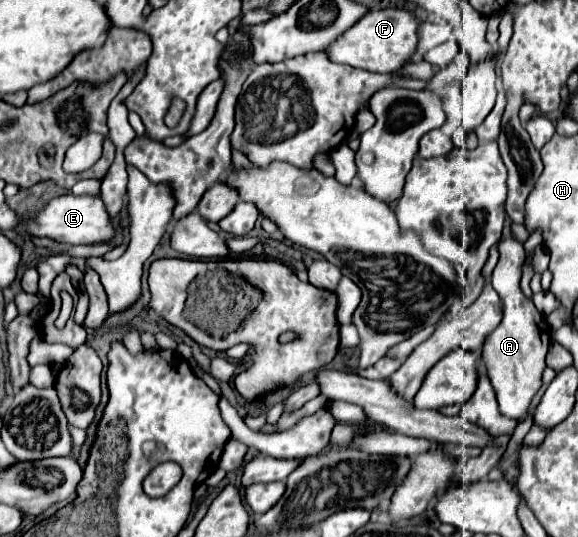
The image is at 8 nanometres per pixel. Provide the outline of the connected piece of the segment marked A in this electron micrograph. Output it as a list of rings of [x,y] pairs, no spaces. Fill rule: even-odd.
[[[507,217],[505,221],[505,231],[497,243],[499,249],[499,263],[493,271],[491,283],[495,291],[503,299],[503,321],[501,325],[487,337],[483,345],[483,365],[487,369],[487,375],[491,379],[491,385],[495,387],[497,401],[499,401],[499,411],[505,417],[511,417],[515,421],[521,421],[529,407],[533,397],[537,395],[539,387],[543,385],[541,377],[547,367],[545,355],[549,349],[551,341],[551,329],[545,323],[543,315],[535,309],[535,305],[521,293],[519,289],[519,279],[521,279],[521,265],[525,261],[525,249],[523,243],[519,243],[513,233],[511,233],[511,221]]]

